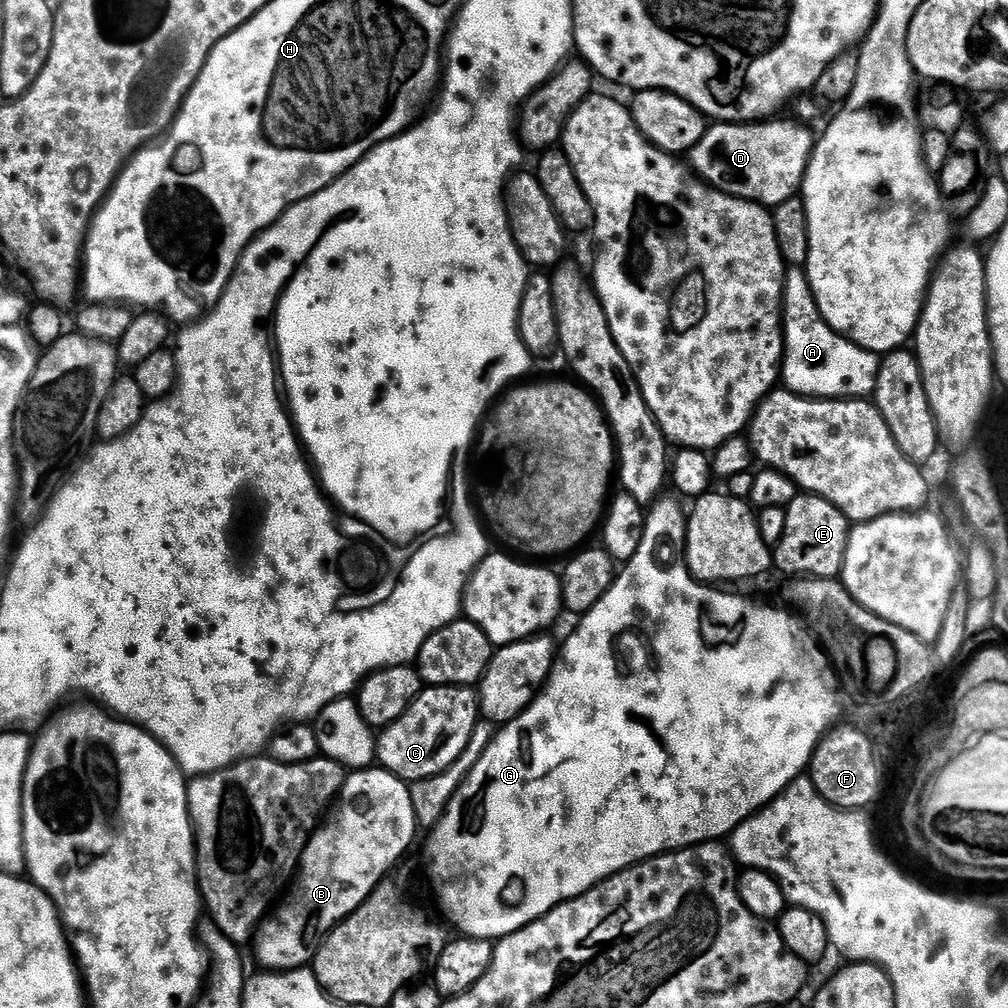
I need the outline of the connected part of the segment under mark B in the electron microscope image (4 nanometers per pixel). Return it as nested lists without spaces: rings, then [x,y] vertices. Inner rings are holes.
[[[379,766],[353,771],[345,779],[344,788],[330,815],[308,839],[300,859],[298,875],[290,891],[259,929],[254,949],[257,958],[264,963],[261,965],[265,969],[281,972],[291,972],[293,968],[311,965],[316,957],[316,949],[332,933],[333,928],[341,924],[351,912],[358,910],[358,906],[362,906],[362,902],[366,902],[372,891],[395,869],[392,867],[407,854],[416,830],[418,821],[414,802],[411,801],[411,790],[405,781]]]

